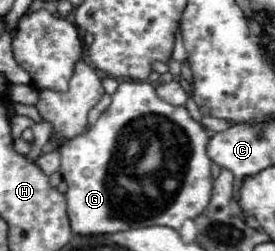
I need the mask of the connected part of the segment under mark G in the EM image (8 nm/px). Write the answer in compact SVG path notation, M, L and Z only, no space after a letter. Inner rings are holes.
M122 81L112 95L112 103L100 115L100 119L88 127L82 135L62 143L62 167L60 173L68 181L68 217L72 223L72 233L76 235L102 235L102 233L118 233L126 231L132 225L164 225L178 229L186 219L194 219L206 209L212 193L212 175L210 167L212 161L206 155L208 145L208 131L204 125L194 121L186 107L174 107L162 101L156 95L156 87L148 81ZM144 151L160 151L164 165L156 173L156 187L158 195L150 197L144 193L142 179L138 175L138 163L144 157Z

